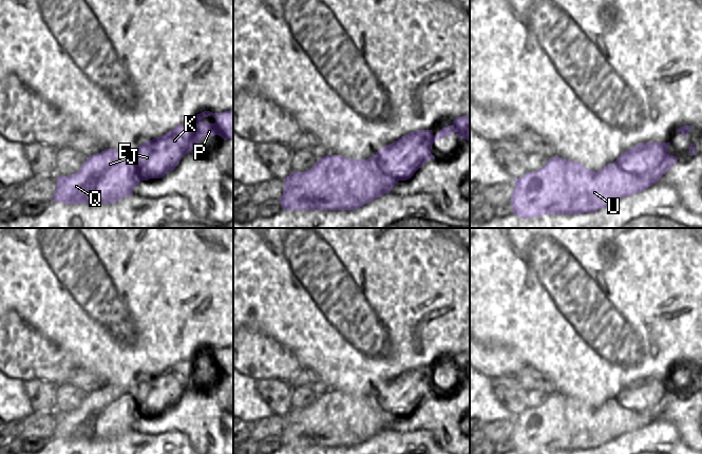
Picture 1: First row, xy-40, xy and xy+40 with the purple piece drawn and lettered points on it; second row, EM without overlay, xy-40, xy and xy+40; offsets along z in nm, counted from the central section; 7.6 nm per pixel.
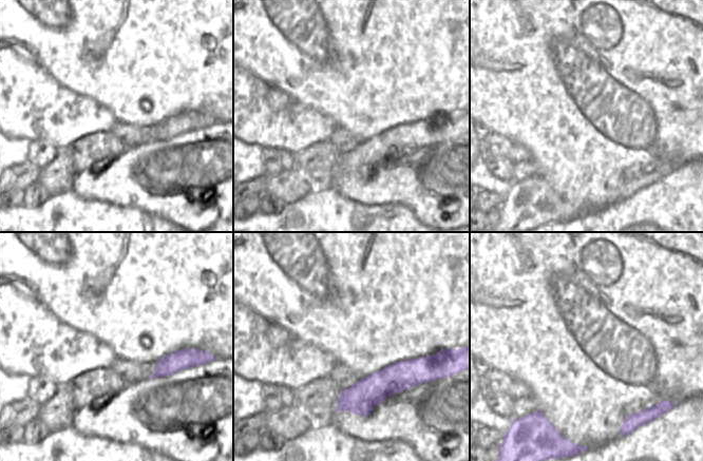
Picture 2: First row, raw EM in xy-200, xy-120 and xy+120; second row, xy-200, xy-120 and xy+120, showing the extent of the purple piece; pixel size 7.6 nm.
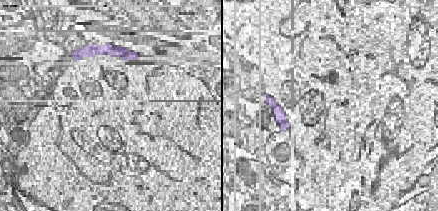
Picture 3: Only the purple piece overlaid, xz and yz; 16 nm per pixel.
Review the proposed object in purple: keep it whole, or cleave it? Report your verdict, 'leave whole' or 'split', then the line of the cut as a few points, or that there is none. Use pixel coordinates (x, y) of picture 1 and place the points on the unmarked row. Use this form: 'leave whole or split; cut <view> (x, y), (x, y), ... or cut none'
leave whole; cut none

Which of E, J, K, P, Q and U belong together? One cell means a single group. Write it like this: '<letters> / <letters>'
E J K P Q U

